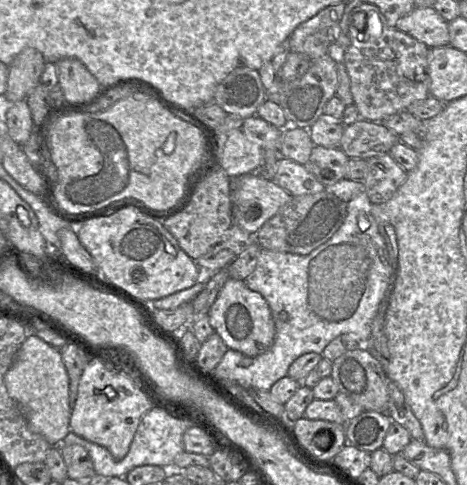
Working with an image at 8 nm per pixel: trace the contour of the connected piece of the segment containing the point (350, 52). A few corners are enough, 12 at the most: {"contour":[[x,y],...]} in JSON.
{"contour":[[377,8],[348,19],[342,61],[371,122],[429,95],[429,48]]}

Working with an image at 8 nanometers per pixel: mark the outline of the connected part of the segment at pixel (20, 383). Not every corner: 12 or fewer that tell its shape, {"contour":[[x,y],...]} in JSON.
{"contour":[[29,335],[4,375],[29,429],[70,432],[60,351]]}

